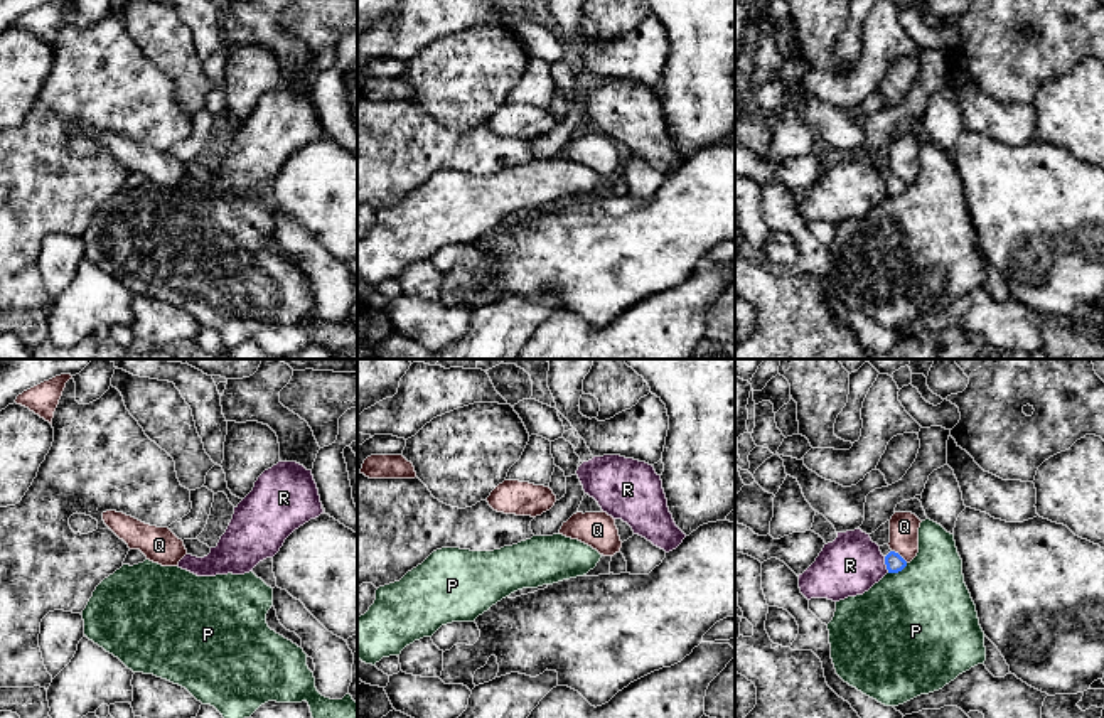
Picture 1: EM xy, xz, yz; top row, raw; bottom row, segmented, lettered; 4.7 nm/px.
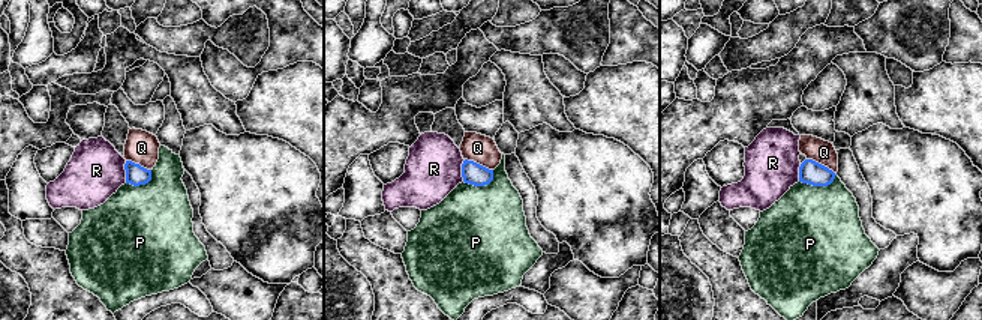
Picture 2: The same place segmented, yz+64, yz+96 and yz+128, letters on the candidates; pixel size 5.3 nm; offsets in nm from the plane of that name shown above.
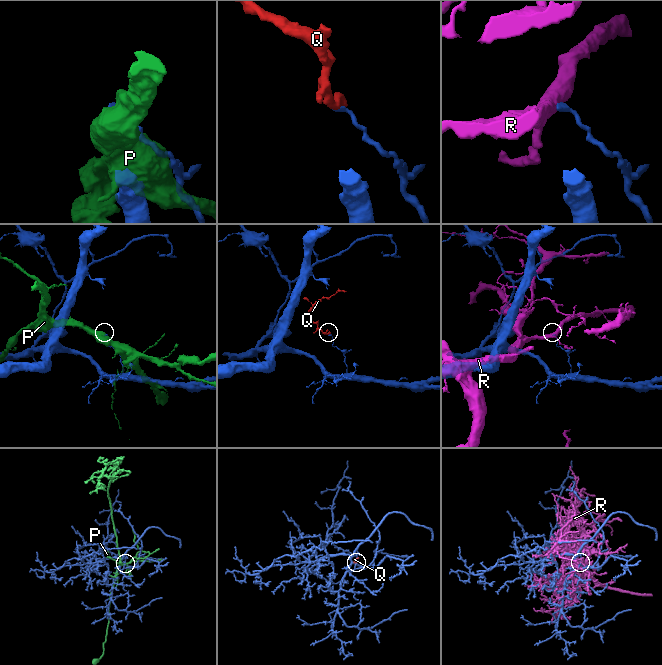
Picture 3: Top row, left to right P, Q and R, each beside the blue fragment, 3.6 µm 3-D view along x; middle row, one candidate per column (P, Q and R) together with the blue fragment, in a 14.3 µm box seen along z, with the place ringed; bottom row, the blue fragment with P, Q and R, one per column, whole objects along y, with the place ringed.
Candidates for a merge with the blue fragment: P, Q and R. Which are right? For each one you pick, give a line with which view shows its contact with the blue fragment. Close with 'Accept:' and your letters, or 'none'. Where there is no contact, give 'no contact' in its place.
Accept: none

